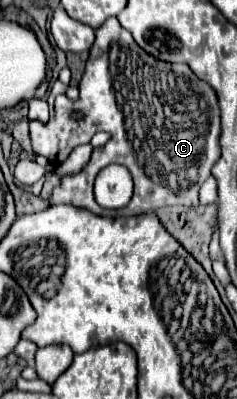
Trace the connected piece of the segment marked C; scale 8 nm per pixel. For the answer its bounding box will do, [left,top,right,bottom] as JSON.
[50,18,220,218]

